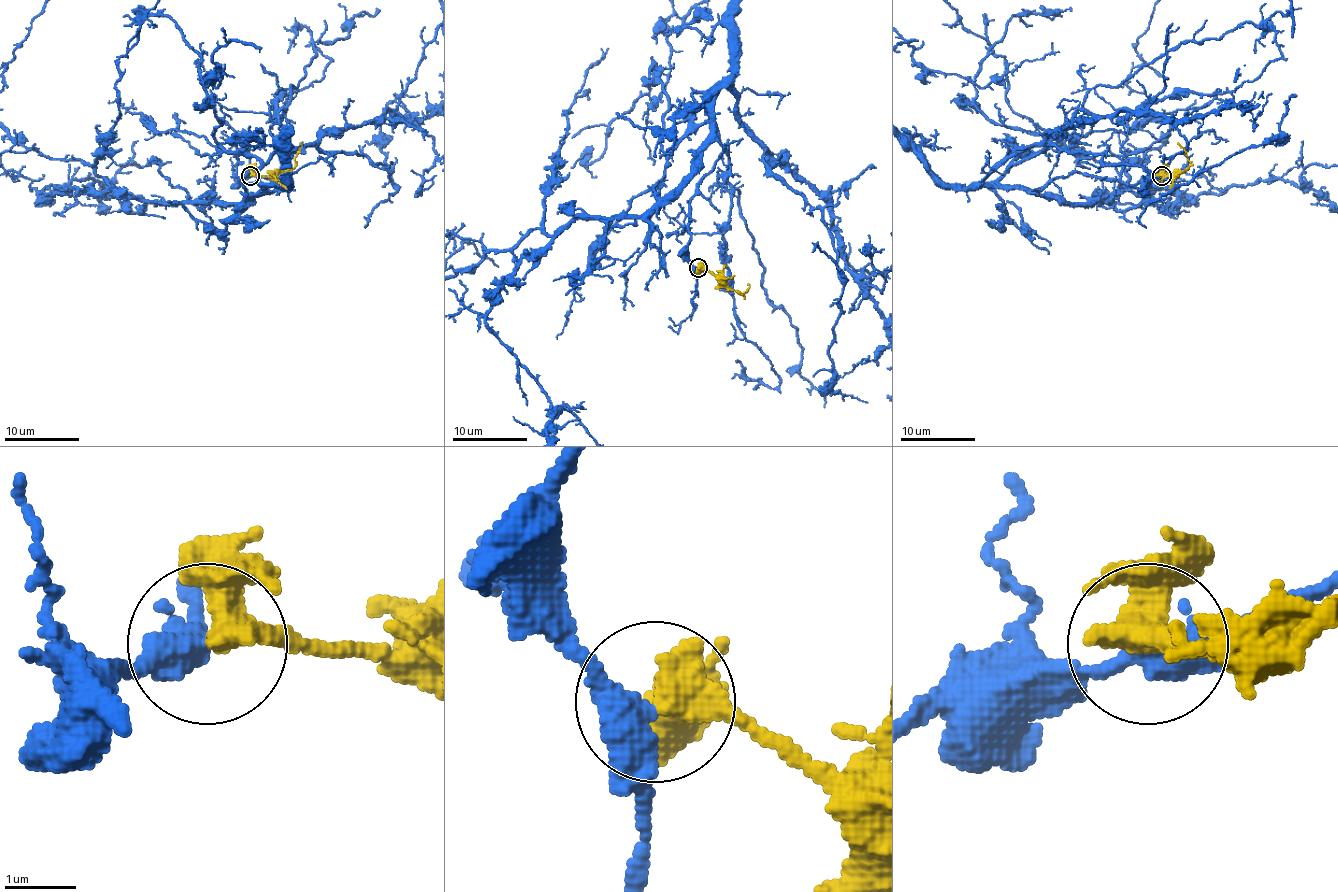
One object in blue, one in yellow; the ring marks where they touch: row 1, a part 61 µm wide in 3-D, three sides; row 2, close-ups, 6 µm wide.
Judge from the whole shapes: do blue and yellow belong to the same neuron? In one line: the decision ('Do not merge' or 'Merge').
Merge

